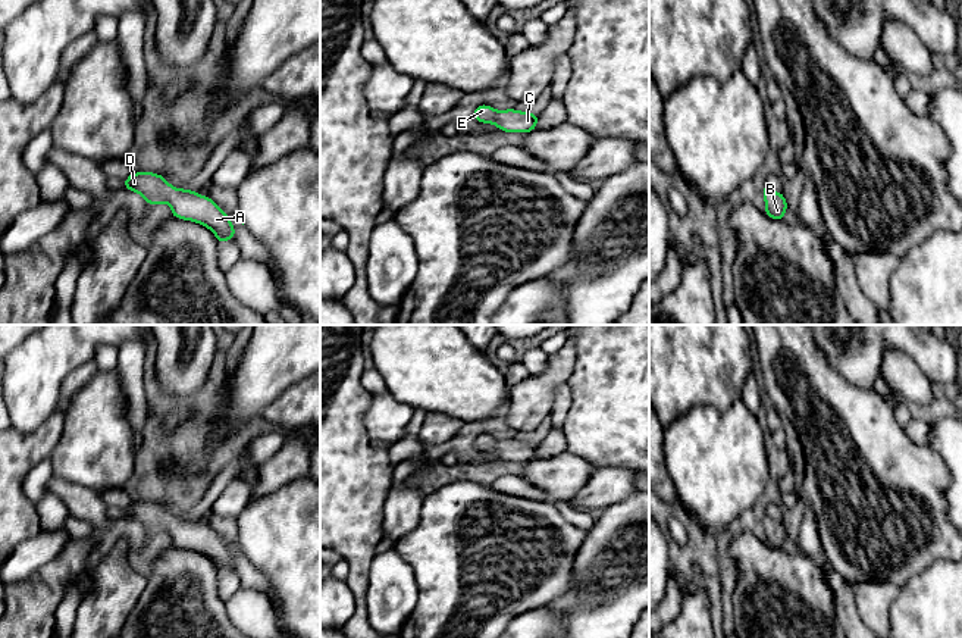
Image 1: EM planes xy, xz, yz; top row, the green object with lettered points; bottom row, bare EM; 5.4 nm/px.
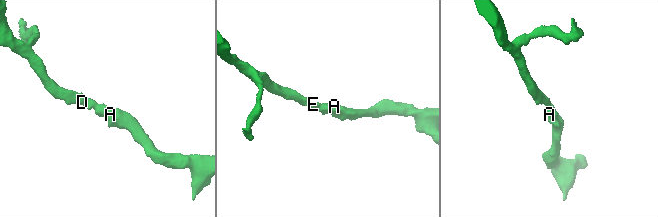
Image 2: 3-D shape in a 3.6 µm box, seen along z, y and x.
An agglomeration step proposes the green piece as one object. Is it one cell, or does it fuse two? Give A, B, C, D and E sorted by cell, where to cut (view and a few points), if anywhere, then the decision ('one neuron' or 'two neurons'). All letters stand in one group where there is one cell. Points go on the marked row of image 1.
A B C D E | no cut | one neuron

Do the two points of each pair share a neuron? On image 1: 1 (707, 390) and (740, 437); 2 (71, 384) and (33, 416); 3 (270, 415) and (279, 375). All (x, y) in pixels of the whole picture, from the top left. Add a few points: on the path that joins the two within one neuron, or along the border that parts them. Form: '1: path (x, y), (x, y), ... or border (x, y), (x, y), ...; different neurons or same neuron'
1: border (740, 399), (723, 410), (686, 410); different neurons
2: border (81, 365), (63, 380), (60, 399); different neurons
3: border (301, 380), (291, 384), (259, 415); different neurons

